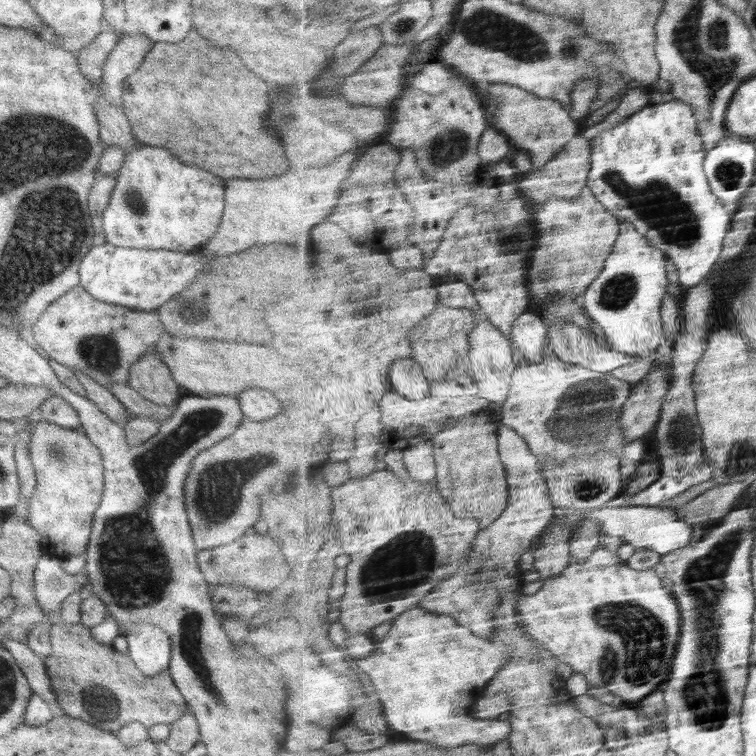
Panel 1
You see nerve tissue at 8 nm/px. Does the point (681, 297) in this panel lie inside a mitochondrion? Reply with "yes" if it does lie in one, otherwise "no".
no

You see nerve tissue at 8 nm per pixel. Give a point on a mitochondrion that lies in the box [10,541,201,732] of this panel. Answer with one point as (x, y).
(101, 702)

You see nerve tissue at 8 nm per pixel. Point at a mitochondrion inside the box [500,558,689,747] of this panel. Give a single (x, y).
(633, 627)

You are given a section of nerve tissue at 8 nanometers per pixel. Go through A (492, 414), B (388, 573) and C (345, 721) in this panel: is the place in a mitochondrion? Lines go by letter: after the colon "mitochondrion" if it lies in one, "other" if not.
A: other
B: mitochondrion
C: other

